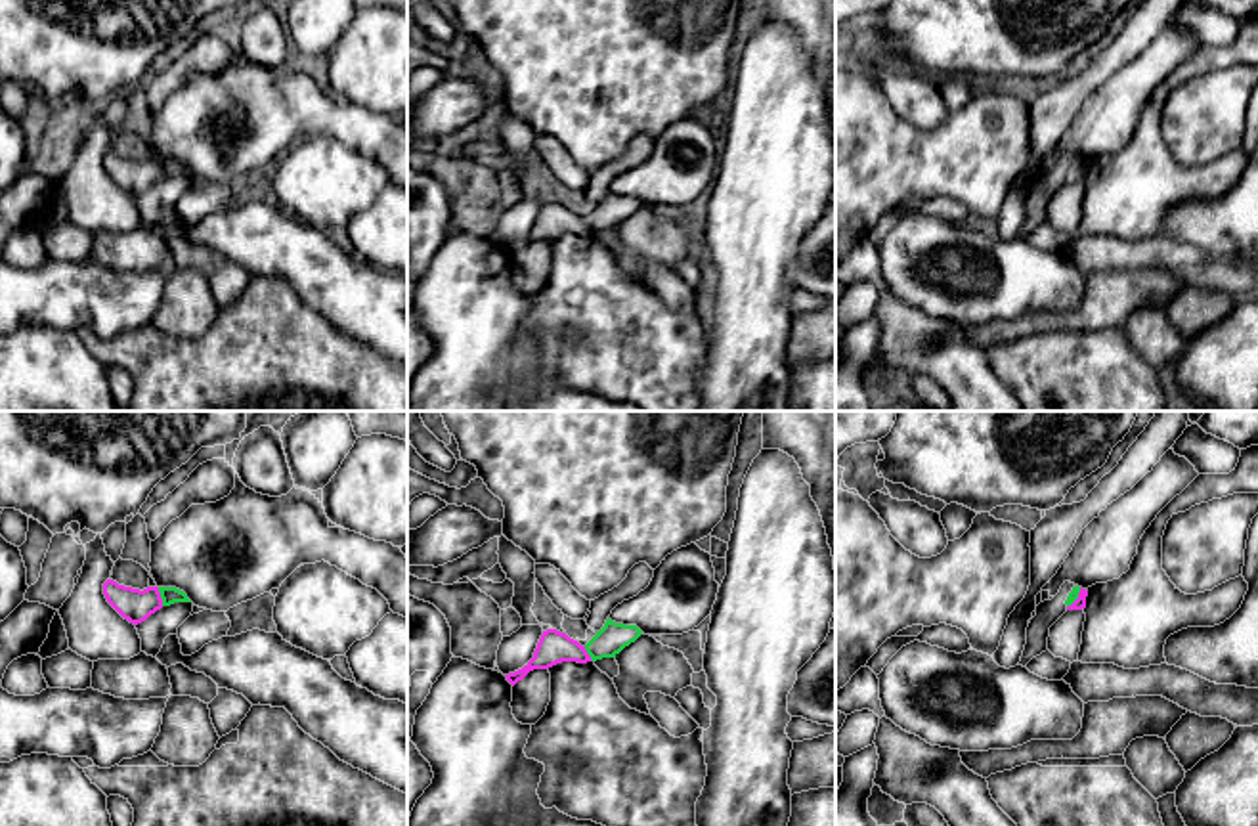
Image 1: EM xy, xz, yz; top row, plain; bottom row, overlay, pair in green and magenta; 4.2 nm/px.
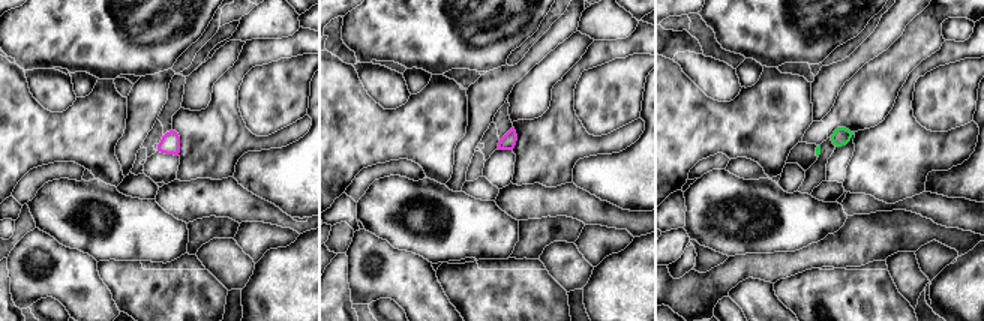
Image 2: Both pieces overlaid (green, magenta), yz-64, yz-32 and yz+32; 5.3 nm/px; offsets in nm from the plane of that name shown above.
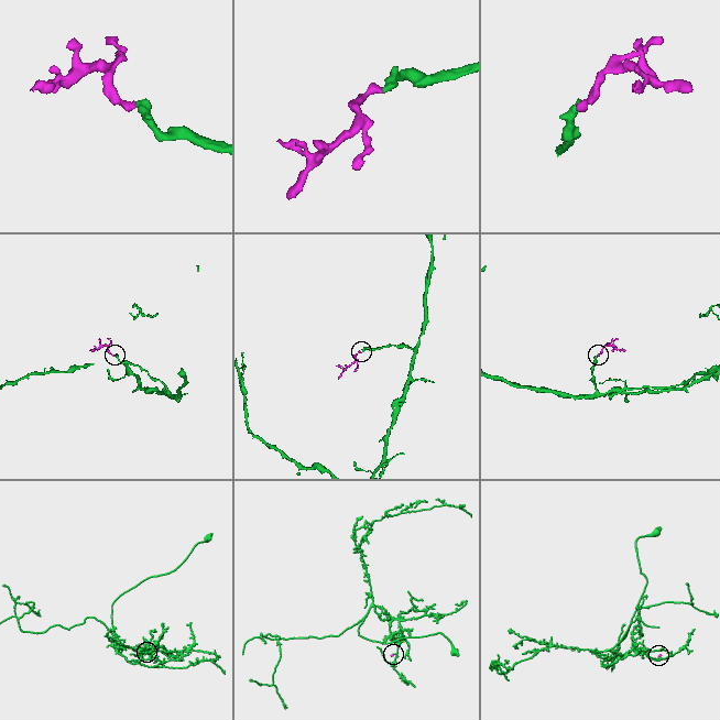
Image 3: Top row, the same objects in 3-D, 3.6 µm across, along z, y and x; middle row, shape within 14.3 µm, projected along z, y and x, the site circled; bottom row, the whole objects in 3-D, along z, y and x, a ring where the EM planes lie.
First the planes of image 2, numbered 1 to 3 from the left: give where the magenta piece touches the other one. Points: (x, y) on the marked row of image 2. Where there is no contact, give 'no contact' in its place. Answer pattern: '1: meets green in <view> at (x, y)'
1: no contact
2: no contact
3: no contact

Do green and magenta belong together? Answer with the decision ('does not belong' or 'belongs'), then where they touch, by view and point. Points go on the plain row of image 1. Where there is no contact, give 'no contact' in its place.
belongs; meets green in xy at (161, 169)

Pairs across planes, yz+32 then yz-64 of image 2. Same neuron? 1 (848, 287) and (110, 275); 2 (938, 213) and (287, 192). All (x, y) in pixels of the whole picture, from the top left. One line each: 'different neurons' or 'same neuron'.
1: same neuron
2: different neurons

